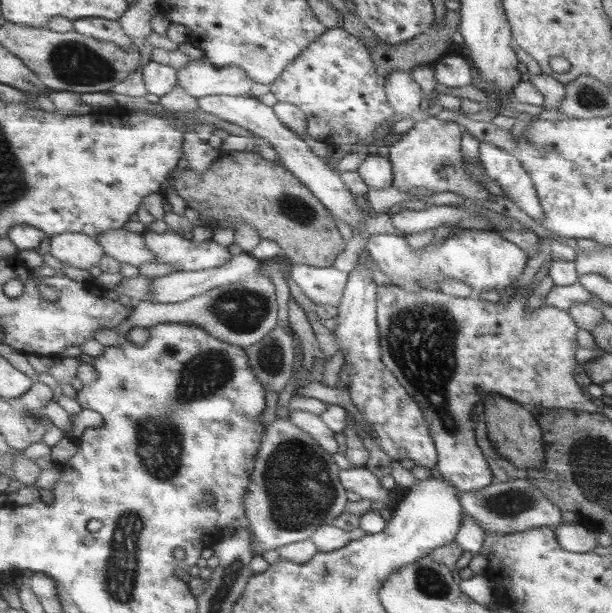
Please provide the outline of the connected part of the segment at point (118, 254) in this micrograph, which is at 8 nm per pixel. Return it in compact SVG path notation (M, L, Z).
M123 228L113 229L99 235L97 239L106 249L106 256L115 258L121 263L133 267L156 263L155 252L146 244L144 232L129 232Z

